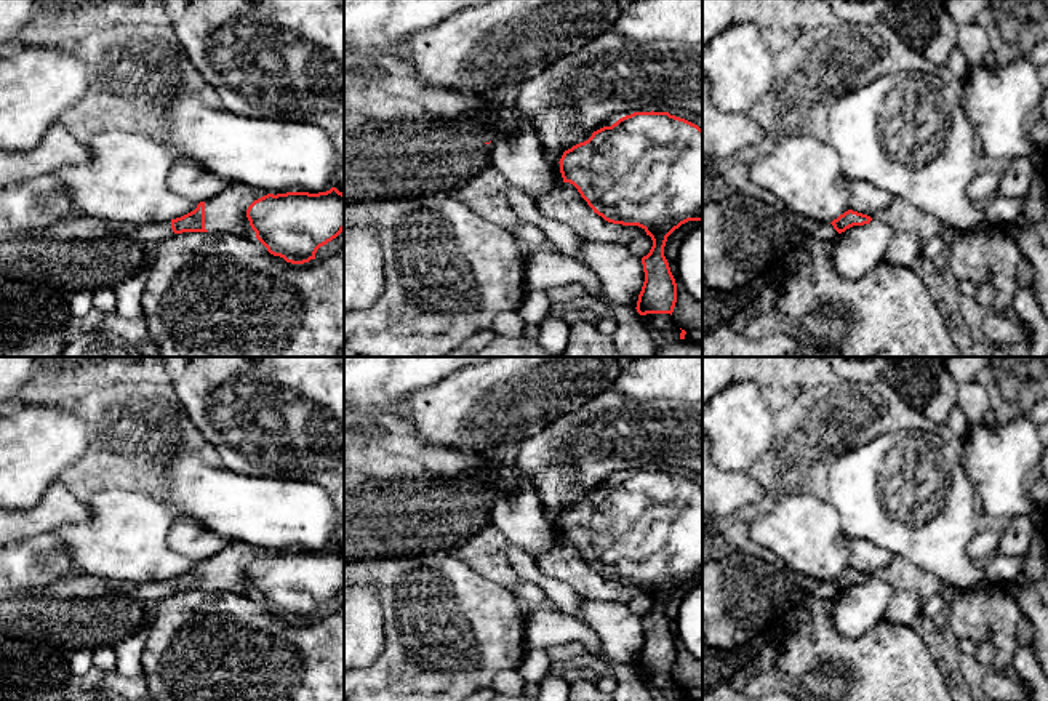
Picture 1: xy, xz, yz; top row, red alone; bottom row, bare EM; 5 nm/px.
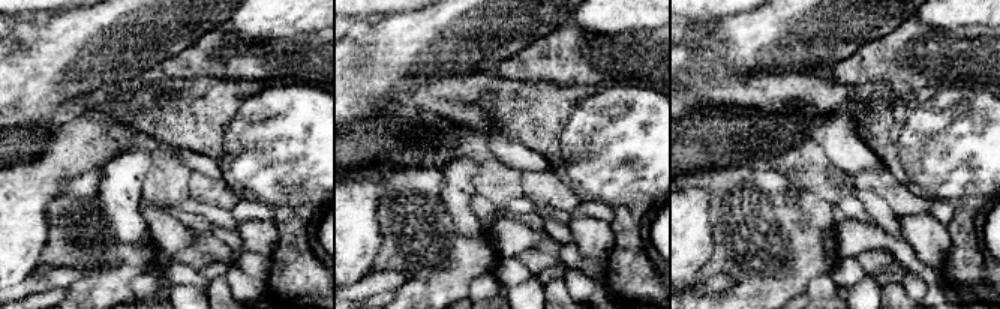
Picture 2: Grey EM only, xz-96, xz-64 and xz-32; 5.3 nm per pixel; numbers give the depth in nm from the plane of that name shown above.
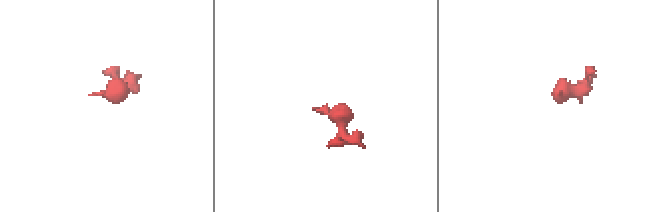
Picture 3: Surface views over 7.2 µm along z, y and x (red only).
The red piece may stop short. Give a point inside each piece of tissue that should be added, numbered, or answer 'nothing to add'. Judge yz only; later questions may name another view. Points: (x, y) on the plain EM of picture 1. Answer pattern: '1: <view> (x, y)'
1: yz (821, 589)

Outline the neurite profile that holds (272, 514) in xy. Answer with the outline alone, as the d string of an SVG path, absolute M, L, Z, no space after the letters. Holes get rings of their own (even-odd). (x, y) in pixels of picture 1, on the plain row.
M176 455L165 464L165 496L173 517L189 519L229 541L267 552L318 552L334 546L334 531L344 525L331 495L304 480L251 477L227 467L213 467L197 455Z

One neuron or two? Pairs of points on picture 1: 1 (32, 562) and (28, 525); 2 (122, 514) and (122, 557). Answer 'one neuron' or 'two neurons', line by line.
1: two neurons
2: one neuron

